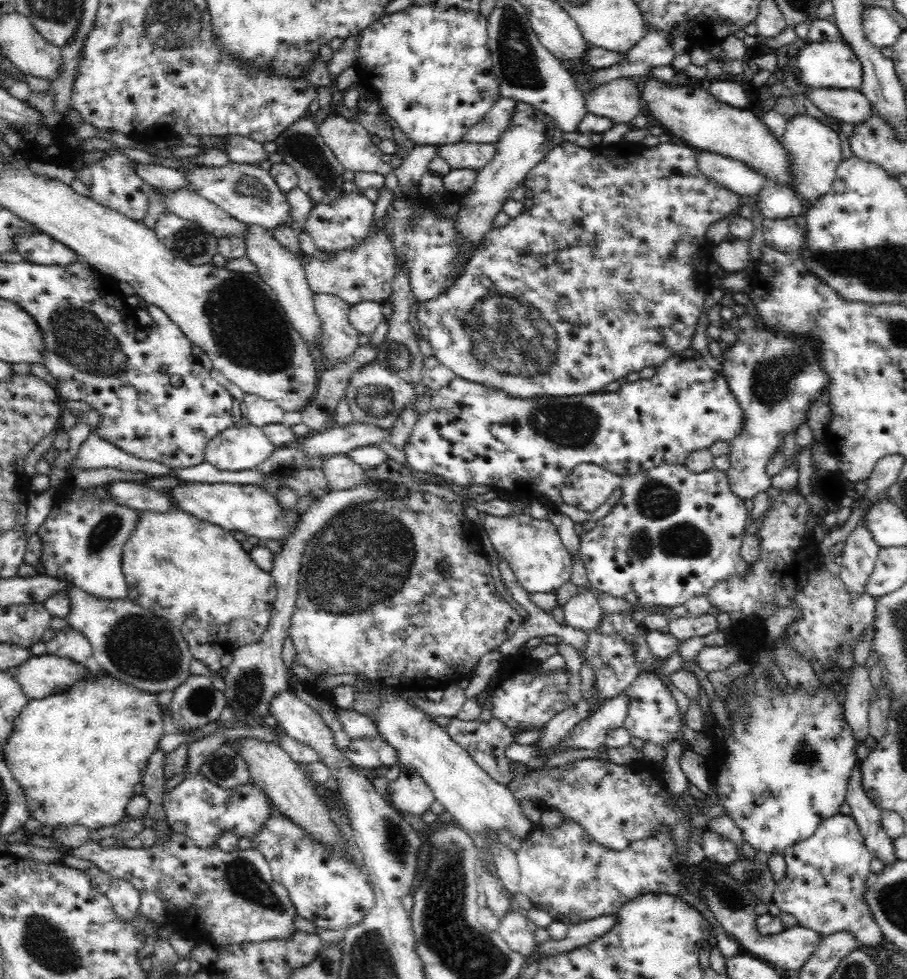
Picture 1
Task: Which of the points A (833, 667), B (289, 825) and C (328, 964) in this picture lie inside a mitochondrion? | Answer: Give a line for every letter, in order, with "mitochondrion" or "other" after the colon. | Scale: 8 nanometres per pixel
A: other
B: other
C: mitochondrion

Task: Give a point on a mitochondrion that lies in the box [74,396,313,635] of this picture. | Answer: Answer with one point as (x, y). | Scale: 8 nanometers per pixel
(106, 528)

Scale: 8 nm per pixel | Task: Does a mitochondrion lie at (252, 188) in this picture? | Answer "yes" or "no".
yes

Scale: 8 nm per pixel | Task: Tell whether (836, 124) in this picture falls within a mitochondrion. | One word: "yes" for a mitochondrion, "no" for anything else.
no

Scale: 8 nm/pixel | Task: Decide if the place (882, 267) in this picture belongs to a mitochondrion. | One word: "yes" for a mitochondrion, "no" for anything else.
yes

